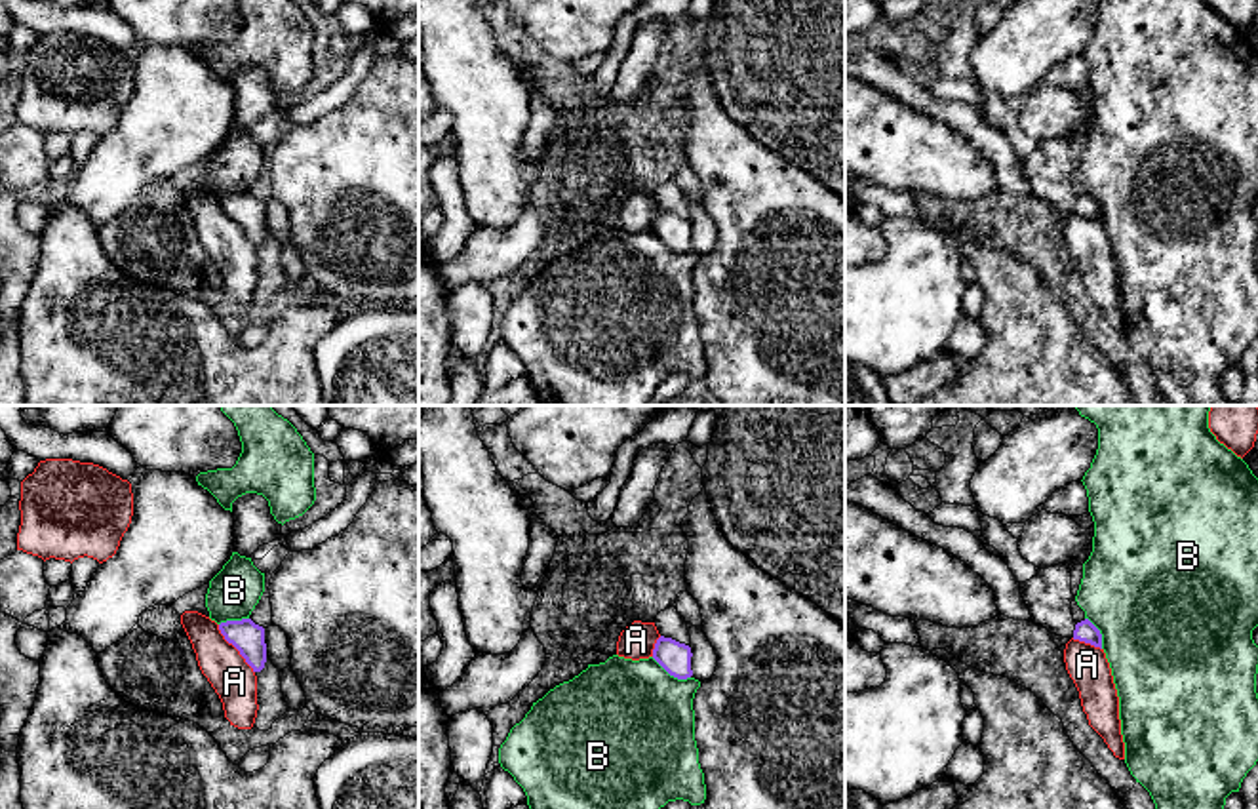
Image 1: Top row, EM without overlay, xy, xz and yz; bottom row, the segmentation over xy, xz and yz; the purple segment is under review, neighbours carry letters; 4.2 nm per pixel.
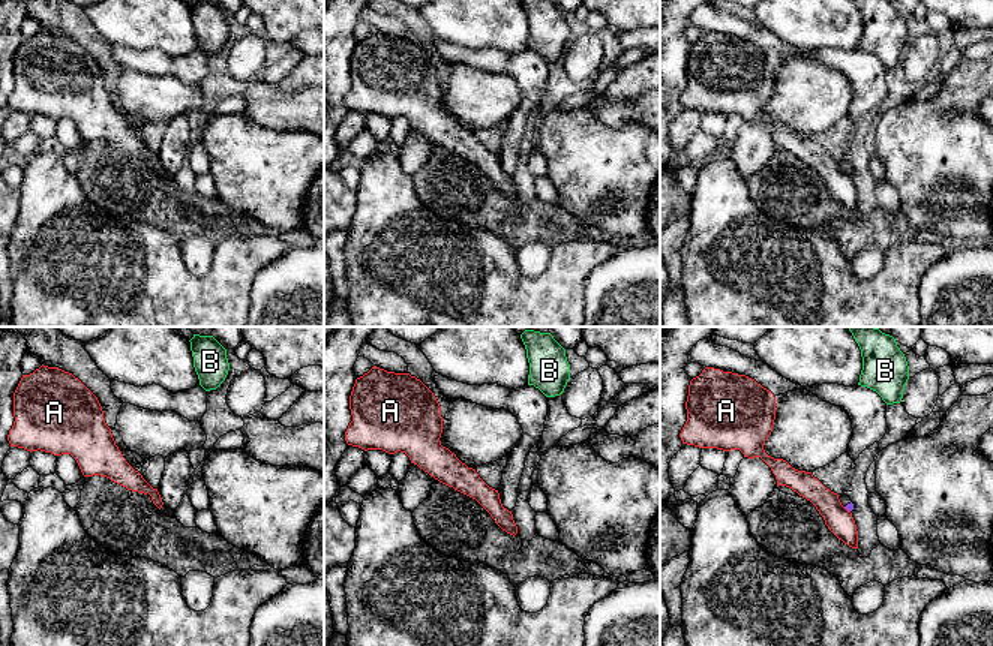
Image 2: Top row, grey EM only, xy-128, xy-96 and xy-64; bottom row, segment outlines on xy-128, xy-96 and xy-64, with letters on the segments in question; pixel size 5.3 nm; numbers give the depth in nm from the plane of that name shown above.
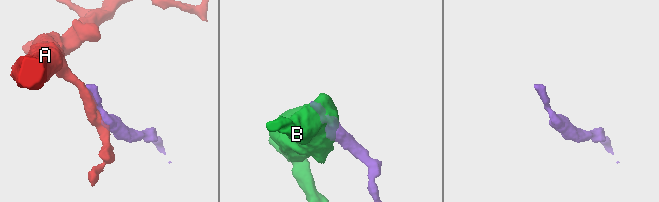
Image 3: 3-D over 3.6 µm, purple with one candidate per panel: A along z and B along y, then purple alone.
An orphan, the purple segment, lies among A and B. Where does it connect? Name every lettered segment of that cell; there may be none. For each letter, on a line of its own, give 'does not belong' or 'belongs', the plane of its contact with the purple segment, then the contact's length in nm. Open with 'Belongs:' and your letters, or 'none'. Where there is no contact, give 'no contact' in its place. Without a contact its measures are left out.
Belongs: none
A: does not belong; contact in xy; length 260 nm
B: does not belong; contact in xz; length 190 nm

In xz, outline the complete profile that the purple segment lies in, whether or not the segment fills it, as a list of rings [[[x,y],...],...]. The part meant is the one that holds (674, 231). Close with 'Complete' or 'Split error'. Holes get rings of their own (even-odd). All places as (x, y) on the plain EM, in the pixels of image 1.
[[[660,209],[653,223],[653,232],[674,251],[687,253],[691,244],[691,221],[672,211]]]. Complete

